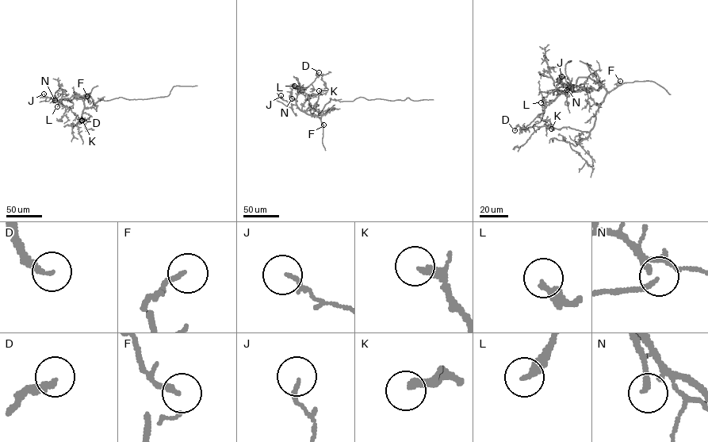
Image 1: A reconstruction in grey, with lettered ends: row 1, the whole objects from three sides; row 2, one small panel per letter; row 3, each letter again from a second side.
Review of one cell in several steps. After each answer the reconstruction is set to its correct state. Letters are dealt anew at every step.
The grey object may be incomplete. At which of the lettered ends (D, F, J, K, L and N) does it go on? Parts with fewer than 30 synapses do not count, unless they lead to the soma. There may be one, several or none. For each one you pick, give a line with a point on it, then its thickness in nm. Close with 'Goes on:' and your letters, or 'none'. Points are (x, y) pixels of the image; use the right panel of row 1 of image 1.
D: (514, 130) | 200 nm
K: (551, 128) | 190 nm
Goes on: D, K

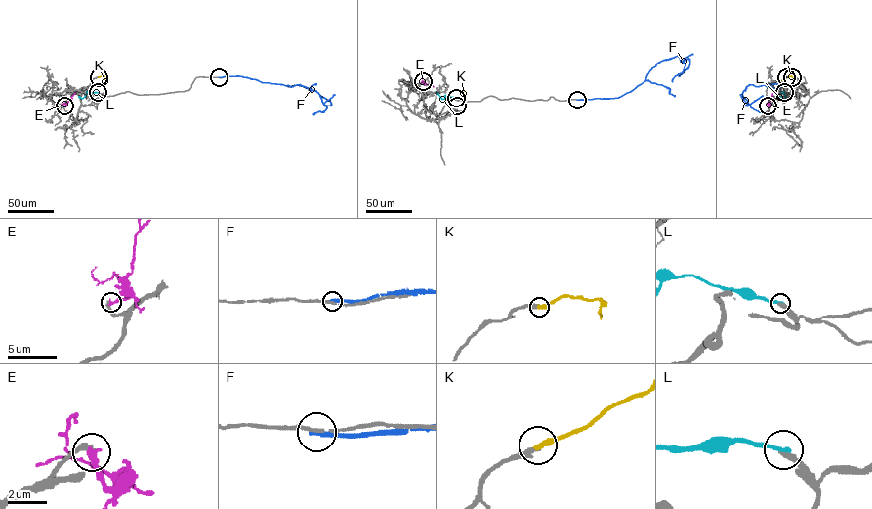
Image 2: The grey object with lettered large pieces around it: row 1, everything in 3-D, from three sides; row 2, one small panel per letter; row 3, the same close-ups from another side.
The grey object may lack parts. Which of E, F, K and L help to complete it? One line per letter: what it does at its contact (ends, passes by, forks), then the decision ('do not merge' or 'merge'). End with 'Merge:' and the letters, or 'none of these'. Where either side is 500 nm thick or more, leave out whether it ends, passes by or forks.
E: it ends | do not merge
F: it ends | do not merge
K: it ends | merge
L: it ends | do not merge
Merge: K

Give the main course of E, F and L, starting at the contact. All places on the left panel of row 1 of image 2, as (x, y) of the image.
E: (64, 106), (75, 93)
F: (219, 77), (240, 76), (263, 82), (300, 84), (315, 90), (325, 106), (331, 105), (320, 96)
L: (98, 92), (88, 92), (83, 98), (78, 96)

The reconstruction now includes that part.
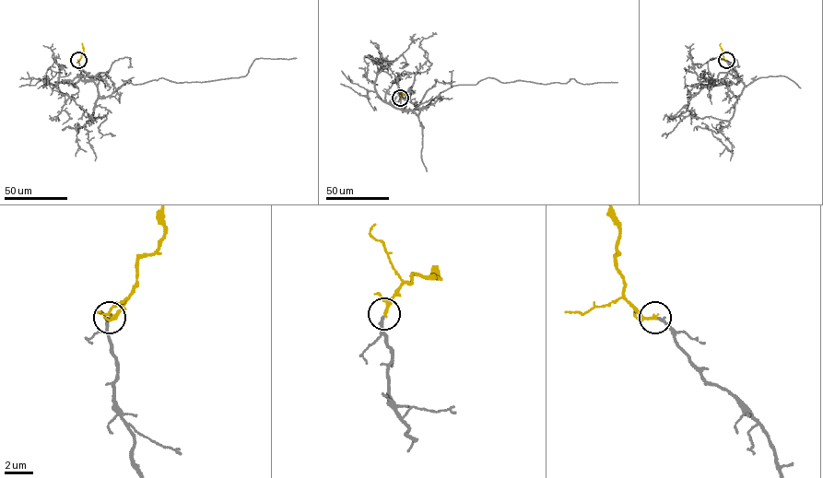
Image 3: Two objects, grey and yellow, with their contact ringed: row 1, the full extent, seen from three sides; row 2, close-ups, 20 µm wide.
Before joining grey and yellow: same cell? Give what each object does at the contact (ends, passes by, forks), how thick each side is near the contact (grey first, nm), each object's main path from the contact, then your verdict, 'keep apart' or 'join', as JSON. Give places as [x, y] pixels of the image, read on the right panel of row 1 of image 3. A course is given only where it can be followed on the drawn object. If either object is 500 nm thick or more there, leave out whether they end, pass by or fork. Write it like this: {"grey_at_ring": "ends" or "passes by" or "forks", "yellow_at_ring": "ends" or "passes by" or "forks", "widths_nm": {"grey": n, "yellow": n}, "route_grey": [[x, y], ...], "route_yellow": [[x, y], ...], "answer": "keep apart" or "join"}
{"grey_at_ring": "ends", "yellow_at_ring": "passes by", "widths_nm": {"grey": 220, "yellow": 160}, "route_grey": [[726, 60], [739, 80], [720, 73], [711, 89], [711, 58]], "route_yellow": [[726, 60], [721, 43]], "answer": "join"}

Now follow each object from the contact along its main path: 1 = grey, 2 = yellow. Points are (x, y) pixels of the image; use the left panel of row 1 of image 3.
1: (78, 60), (80, 78), (105, 73), (116, 89), (124, 81), (238, 77), (255, 59), (296, 58)
2: (78, 60), (84, 52), (82, 43)

